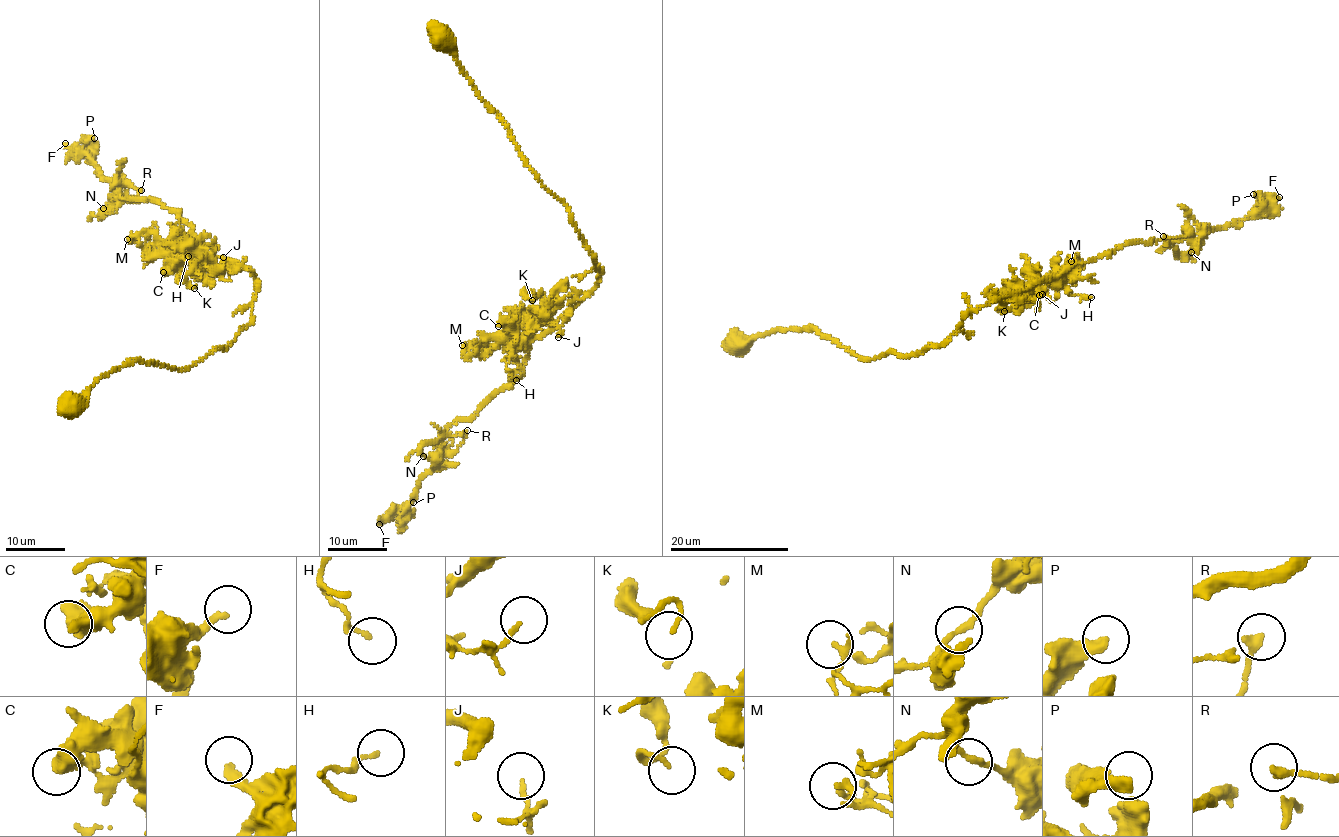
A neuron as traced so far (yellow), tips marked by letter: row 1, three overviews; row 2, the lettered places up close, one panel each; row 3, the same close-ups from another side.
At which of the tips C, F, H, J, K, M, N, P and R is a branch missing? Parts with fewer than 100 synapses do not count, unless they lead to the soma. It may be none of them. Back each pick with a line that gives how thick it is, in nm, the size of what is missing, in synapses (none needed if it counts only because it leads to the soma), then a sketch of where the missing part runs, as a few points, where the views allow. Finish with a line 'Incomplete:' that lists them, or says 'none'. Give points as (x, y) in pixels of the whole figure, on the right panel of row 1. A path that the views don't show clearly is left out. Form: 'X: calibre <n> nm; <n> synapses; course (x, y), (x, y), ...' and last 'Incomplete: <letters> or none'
Incomplete: none

